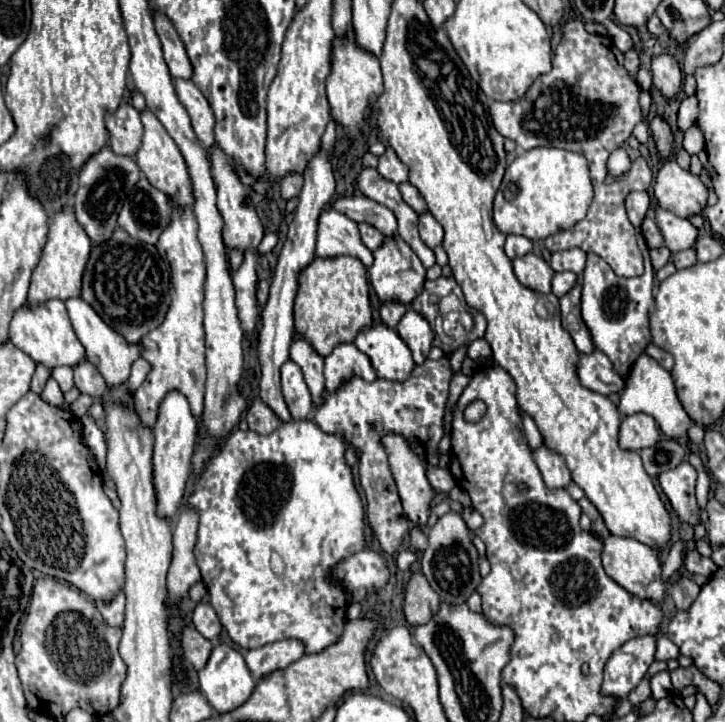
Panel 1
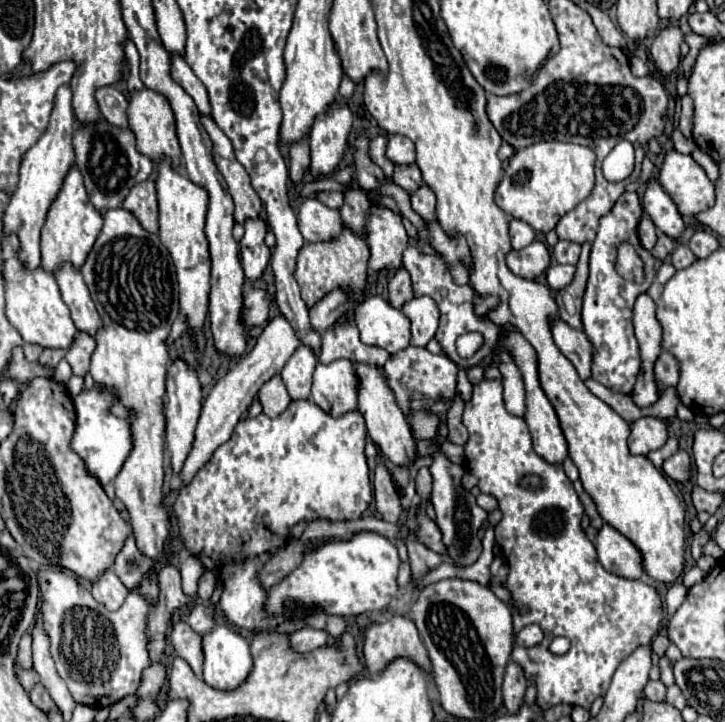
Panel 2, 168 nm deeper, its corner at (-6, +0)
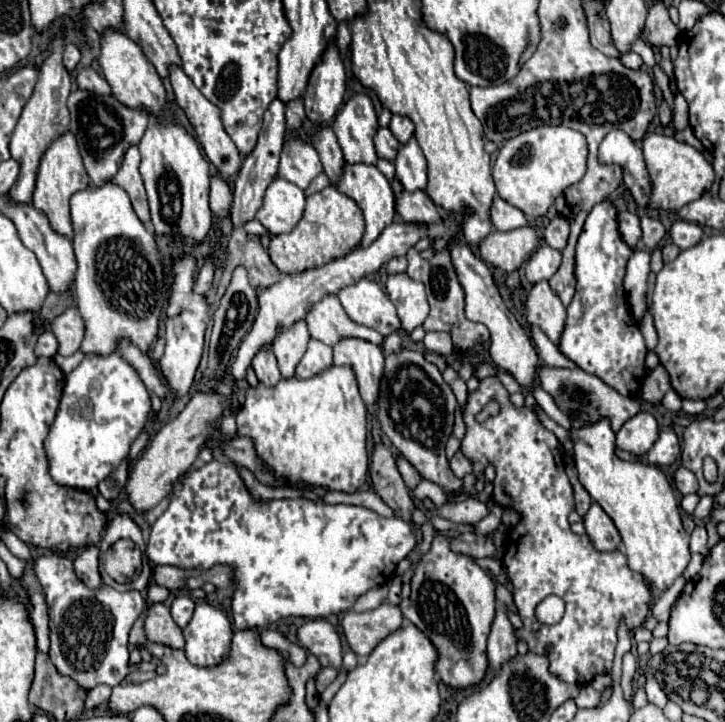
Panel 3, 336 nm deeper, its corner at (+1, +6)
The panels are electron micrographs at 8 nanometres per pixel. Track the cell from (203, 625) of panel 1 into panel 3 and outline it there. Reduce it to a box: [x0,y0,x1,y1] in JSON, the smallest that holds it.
[172,596,194,628]

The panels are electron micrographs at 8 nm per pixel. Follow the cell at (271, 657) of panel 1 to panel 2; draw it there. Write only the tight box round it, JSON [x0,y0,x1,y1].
[291,628,329,652]

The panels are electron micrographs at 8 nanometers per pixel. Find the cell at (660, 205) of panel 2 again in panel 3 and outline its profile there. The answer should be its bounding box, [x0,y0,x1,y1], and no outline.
[598,130,652,210]

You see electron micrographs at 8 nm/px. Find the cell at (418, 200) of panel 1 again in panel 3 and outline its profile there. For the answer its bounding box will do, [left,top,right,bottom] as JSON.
[374,128,400,162]

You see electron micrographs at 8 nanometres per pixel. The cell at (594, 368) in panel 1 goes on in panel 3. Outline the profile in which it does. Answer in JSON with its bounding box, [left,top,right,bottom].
[526,280,566,344]

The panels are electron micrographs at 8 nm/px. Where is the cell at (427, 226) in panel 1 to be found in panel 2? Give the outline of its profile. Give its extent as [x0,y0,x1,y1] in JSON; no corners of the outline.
[411,184,435,220]

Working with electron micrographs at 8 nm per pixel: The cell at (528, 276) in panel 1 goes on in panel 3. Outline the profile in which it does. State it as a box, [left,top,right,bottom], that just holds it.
[478,226,538,272]

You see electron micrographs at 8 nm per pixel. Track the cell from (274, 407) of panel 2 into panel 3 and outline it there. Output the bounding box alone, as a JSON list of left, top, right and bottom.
[252,348,282,388]

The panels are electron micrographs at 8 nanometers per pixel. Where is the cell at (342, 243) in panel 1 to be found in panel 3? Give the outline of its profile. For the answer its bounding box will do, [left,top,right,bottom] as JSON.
[256,178,306,234]

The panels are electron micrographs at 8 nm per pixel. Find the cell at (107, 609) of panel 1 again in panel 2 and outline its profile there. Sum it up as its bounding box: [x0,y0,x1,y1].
[91,568,129,610]

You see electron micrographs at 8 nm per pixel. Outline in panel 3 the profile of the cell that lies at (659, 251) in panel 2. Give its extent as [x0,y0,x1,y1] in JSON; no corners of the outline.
[642,216,666,250]

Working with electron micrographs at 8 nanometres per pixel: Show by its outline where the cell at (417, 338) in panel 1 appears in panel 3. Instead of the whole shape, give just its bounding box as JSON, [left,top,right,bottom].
[386,274,428,334]

